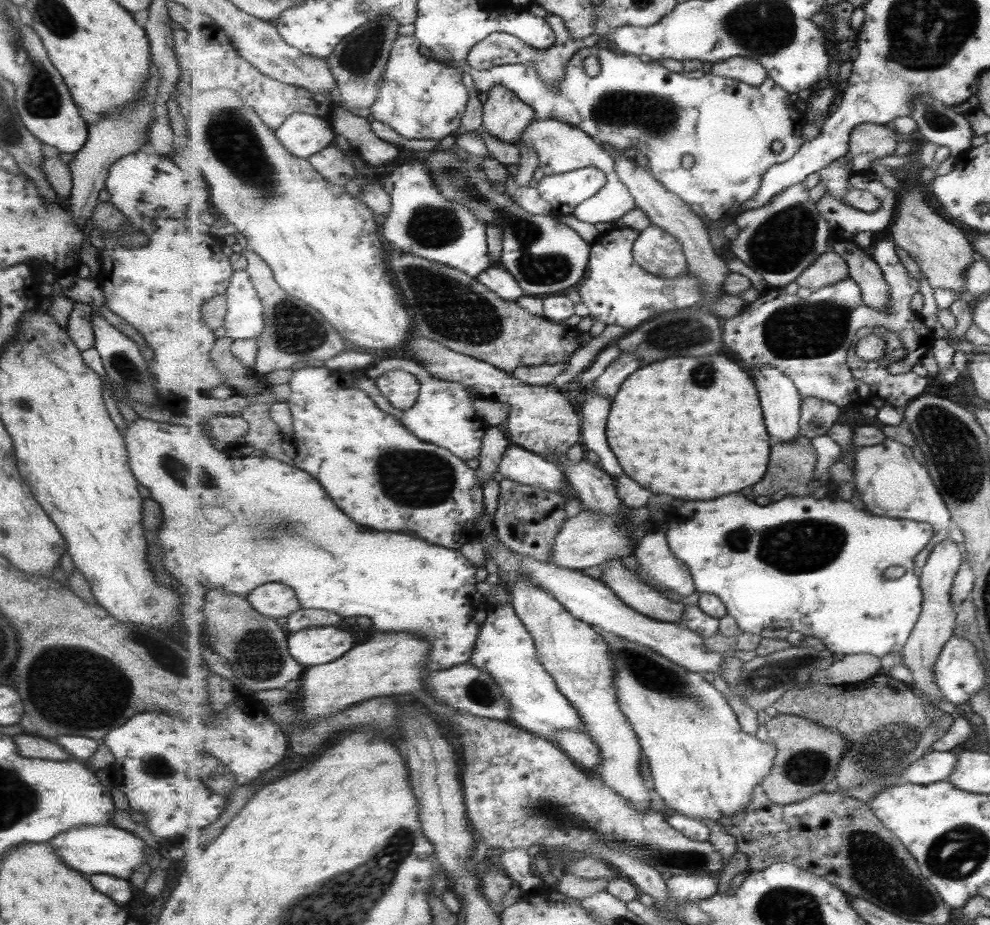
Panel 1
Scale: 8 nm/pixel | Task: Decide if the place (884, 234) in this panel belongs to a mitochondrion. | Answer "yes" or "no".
no

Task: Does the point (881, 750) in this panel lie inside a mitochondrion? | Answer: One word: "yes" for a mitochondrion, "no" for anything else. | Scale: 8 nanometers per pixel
yes

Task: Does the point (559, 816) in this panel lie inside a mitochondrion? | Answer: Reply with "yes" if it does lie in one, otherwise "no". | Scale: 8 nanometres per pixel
yes

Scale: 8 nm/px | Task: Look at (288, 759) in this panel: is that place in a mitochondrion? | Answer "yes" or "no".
no

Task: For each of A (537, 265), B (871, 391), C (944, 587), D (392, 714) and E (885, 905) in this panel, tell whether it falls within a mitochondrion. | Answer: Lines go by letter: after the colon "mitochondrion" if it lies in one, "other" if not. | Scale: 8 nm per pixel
A: mitochondrion
B: other
C: other
D: other
E: other

